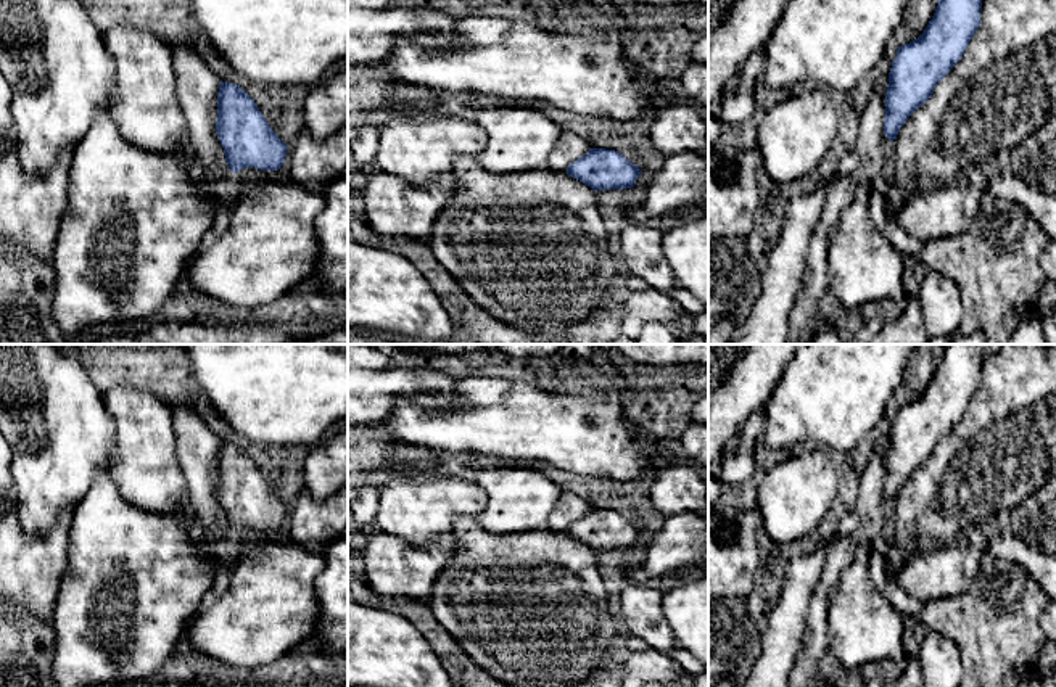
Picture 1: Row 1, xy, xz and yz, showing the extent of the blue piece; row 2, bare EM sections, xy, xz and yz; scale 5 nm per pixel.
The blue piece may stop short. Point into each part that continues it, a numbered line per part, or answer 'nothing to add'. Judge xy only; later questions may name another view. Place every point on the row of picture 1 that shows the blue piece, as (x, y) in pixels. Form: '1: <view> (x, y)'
nothing to add

